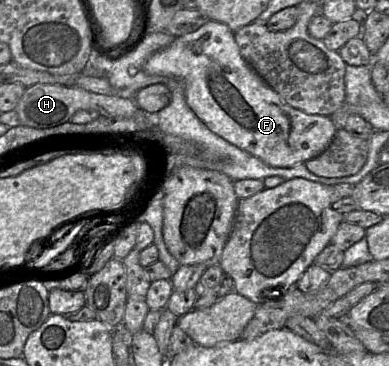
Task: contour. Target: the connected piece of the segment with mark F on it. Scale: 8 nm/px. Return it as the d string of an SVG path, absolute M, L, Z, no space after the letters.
M209 20L203 26L192 33L175 38L175 40L166 48L153 54L144 64L144 72L149 75L160 75L174 77L184 84L184 93L187 105L192 109L196 116L210 129L213 133L221 136L235 146L258 157L266 164L272 167L291 167L320 155L332 142L338 126L330 116L317 114L307 114L304 111L291 107L284 102L280 95L273 90L265 80L244 60L238 45L234 39L234 32L224 23Z

